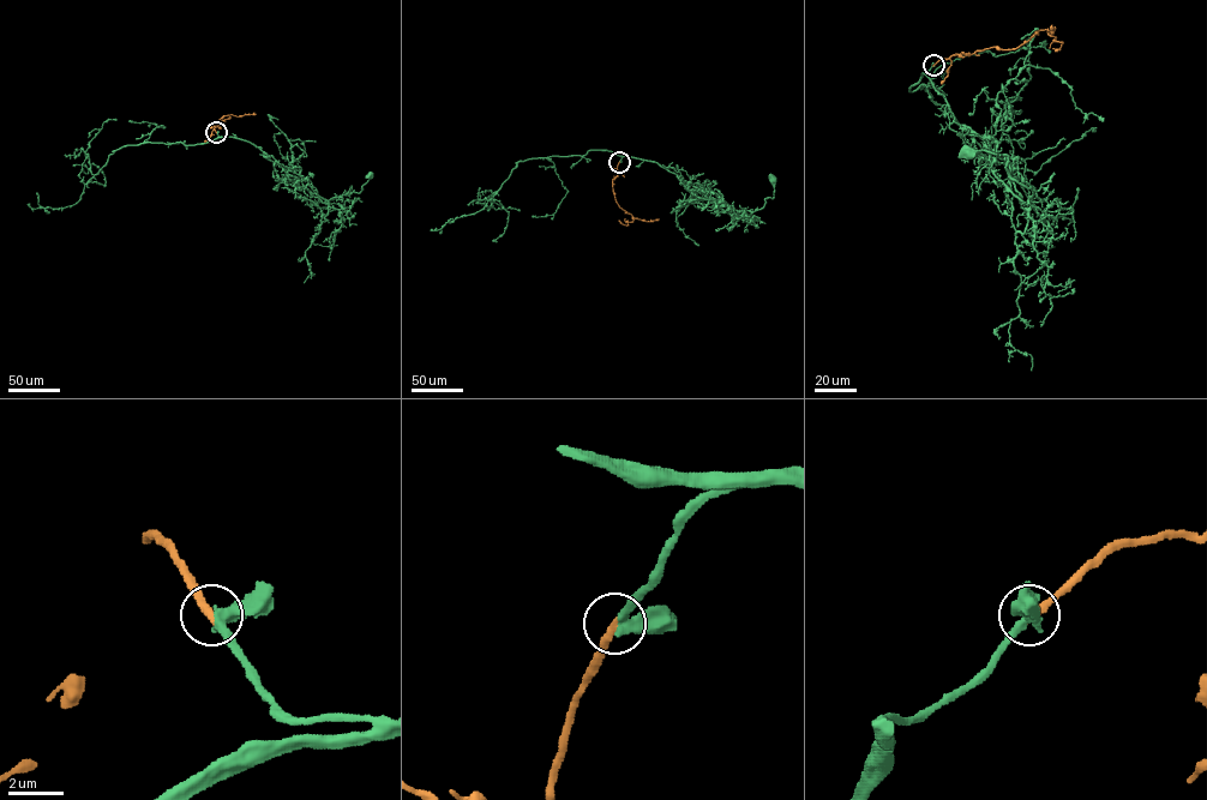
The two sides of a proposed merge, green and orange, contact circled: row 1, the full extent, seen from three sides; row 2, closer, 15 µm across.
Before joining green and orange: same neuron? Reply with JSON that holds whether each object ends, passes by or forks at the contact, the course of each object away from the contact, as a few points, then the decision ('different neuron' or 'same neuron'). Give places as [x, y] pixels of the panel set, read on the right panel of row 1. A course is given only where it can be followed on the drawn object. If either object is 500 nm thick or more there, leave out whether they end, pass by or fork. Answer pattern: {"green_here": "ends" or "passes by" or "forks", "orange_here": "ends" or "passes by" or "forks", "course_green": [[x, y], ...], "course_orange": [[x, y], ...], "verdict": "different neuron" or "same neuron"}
{"green_here": "passes by", "orange_here": "ends", "course_green": [[934, 65], [922, 73], [950, 113], [1004, 156], [1009, 190], [1032, 199], [1007, 155], [967, 154]], "course_orange": [[934, 65], [953, 55], [970, 55], [995, 47], [1016, 48], [1038, 30], [1055, 30], [1050, 28]], "verdict": "same neuron"}

